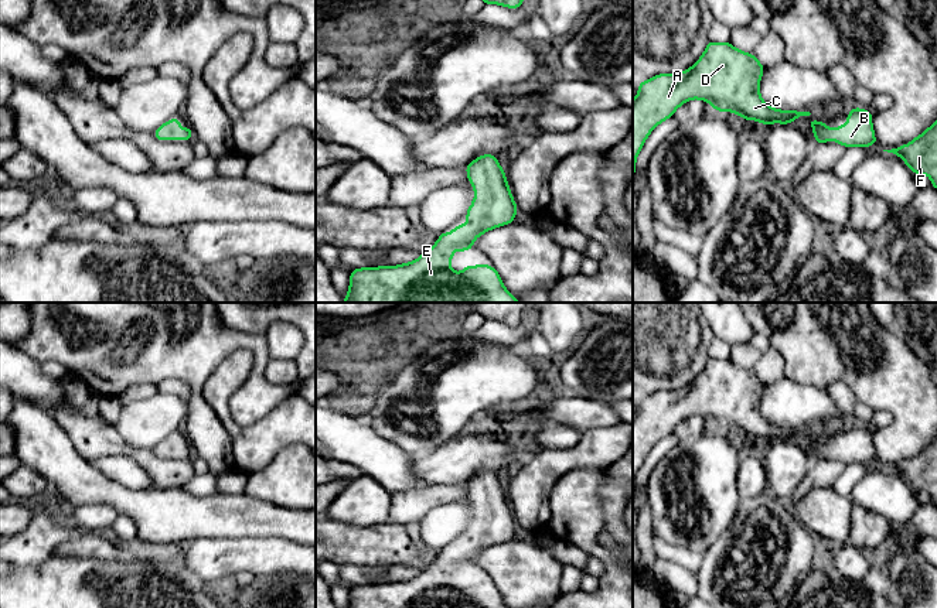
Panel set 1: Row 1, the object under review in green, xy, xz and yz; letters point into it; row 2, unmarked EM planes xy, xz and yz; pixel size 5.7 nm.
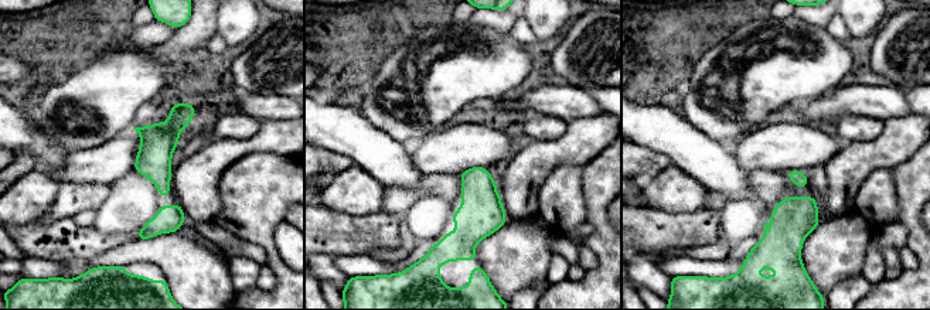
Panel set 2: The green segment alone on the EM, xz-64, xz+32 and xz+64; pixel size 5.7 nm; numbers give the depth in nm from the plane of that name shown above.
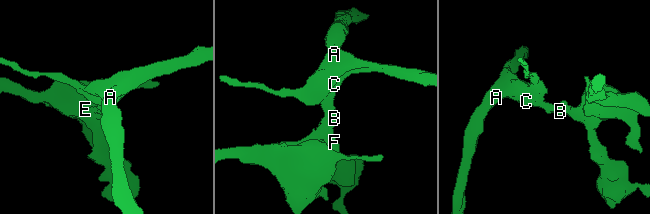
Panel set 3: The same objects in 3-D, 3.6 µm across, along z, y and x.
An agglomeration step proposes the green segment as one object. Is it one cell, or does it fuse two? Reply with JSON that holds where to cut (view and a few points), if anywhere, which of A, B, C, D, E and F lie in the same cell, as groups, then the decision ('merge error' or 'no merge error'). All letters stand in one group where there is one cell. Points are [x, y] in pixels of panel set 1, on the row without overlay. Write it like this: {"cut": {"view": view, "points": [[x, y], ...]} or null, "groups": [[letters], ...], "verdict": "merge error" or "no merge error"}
{"cut": null, "groups": [["A", "B", "C", "D", "E", "F"]], "verdict": "no merge error"}

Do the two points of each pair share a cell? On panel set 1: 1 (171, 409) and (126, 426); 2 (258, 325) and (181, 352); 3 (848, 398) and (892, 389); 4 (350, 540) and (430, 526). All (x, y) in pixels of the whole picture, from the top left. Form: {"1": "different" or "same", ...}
{"1": "same", "2": "different", "3": "different", "4": "different"}

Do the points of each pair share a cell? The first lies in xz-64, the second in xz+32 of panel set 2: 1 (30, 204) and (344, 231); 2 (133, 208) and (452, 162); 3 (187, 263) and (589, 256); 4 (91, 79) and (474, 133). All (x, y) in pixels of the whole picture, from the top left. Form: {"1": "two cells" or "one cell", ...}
{"1": "two cells", "2": "two cells", "3": "two cells", "4": "two cells"}

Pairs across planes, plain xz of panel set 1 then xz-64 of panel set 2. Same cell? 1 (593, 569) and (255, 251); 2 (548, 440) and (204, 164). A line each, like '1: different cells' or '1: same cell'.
1: same cell
2: different cells

